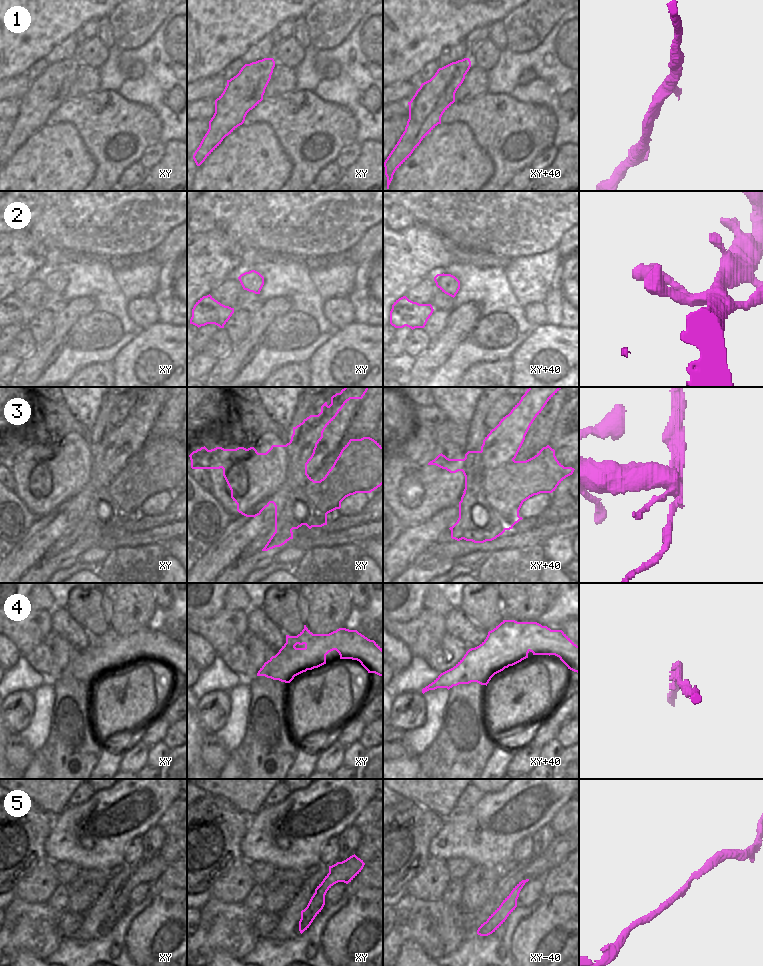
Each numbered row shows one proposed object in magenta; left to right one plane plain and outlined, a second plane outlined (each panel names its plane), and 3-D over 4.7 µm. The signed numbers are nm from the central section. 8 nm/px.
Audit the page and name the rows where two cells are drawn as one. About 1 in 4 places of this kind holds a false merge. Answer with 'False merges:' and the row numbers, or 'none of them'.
False merges: 3.

